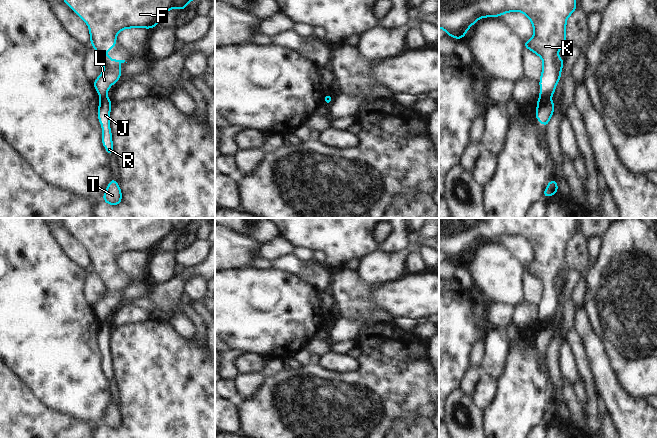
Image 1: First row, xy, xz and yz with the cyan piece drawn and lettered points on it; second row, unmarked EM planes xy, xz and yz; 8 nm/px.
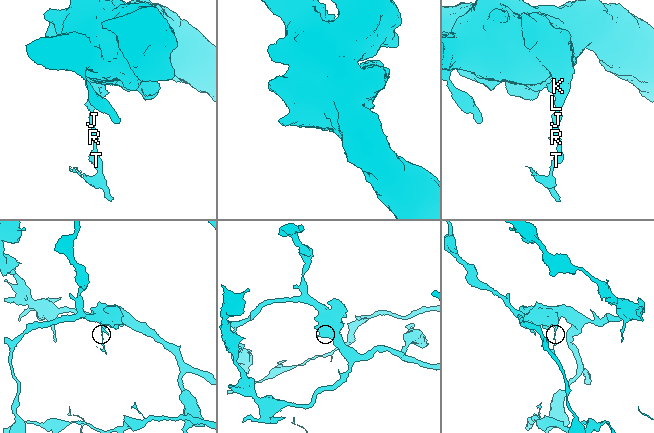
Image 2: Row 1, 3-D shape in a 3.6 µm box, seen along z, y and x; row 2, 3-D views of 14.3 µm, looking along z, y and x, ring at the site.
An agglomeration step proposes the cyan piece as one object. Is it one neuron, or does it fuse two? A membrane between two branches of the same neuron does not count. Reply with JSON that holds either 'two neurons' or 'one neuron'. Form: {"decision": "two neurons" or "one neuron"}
{"decision": "two neurons"}

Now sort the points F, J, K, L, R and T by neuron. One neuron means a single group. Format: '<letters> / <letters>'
F K L / J R T

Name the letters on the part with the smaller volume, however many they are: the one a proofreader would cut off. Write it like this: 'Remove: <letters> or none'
Remove: J, R, T

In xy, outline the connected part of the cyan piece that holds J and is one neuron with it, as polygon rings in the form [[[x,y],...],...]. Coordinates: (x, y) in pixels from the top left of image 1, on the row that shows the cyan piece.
[[[107,97],[100,98],[98,108],[98,121],[102,123],[102,145],[106,147],[106,153],[113,155],[112,134],[110,131],[110,107],[112,102]]]

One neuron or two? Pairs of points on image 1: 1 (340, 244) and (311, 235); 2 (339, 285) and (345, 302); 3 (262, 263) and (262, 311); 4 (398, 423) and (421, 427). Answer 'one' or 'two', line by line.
1: one
2: one
3: two
4: one

